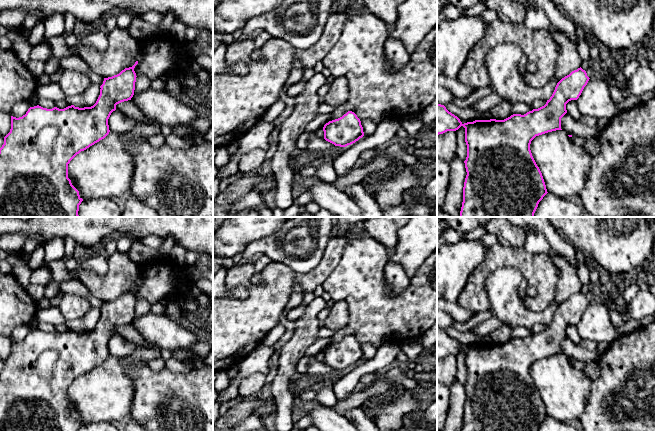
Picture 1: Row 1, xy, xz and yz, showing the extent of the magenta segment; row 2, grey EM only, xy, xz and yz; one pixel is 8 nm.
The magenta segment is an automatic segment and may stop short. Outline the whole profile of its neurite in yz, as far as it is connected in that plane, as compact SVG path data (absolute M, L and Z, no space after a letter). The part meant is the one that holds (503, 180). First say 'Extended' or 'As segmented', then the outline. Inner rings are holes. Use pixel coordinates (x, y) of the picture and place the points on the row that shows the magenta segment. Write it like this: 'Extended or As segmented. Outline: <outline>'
As segmented. Outline: M580 67L557 83L552 96L544 106L533 109L524 115L513 114L504 120L475 120L463 124L444 105L437 103L437 135L447 131L456 131L461 126L465 128L467 157L464 163L467 175L463 187L460 217L534 217L539 202L548 192L542 173L530 150L531 141L536 136L562 130L561 118L567 113L566 104L579 98L589 79L586 71Z

